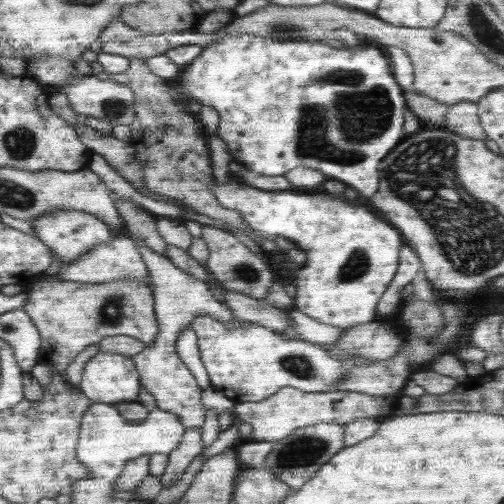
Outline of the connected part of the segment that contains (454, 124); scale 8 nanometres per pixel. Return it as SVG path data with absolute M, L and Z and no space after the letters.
M468 100L449 105L444 126L466 139L484 141L487 137L478 118L477 103Z

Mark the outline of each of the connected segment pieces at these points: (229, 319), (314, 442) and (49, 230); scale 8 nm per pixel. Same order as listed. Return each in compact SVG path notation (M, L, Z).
M133 238L133 241L140 251L150 276L150 283L154 288L154 310L158 320L158 335L154 338L153 344L132 357L141 376L141 388L148 390L154 396L158 409L176 413L184 428L203 428L208 407L201 400L202 388L196 383L192 371L176 353L180 332L184 328L191 328L190 324L198 314L208 314L210 318L224 322L226 328L230 330L240 328L245 320L234 316L226 303L218 301L205 282L195 280L186 272L179 270L170 259L153 252L138 239Z
M328 422L296 429L285 439L272 441L272 452L261 466L270 470L277 480L298 490L314 476L314 472L318 472L320 466L326 464L336 452L344 448L344 433L344 425Z
M60 211L52 215L43 215L32 221L36 233L43 244L54 251L62 260L62 265L72 264L75 259L93 250L100 244L109 244L113 240L113 232L97 217L80 211Z

